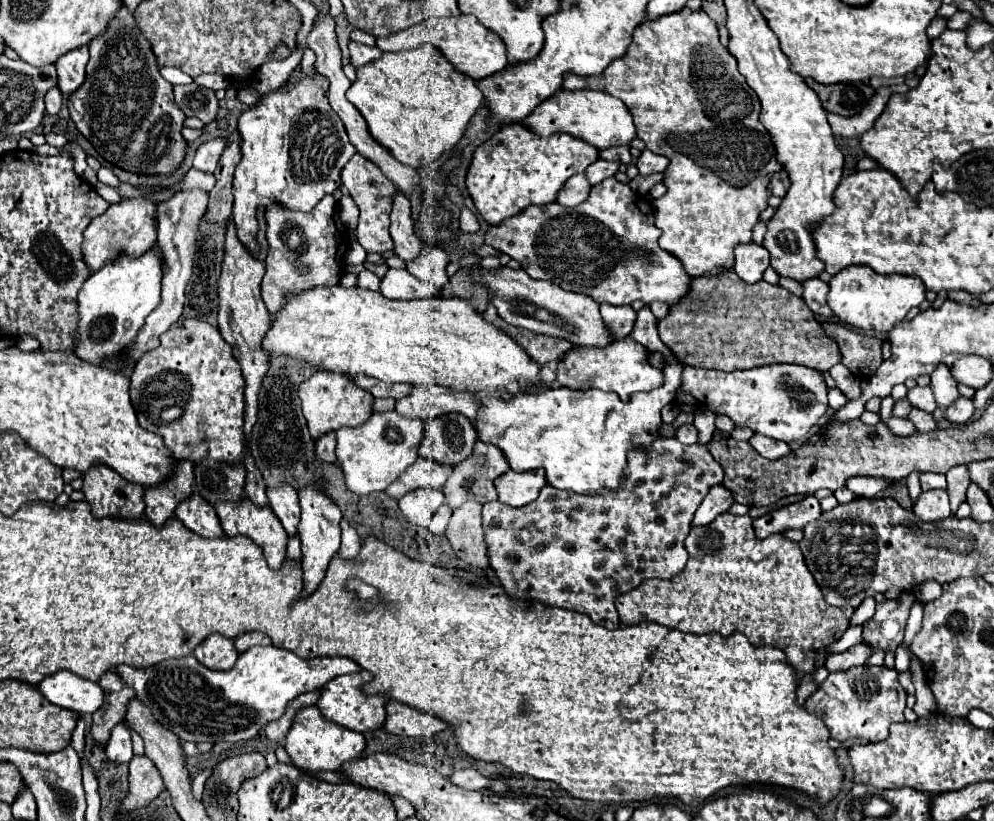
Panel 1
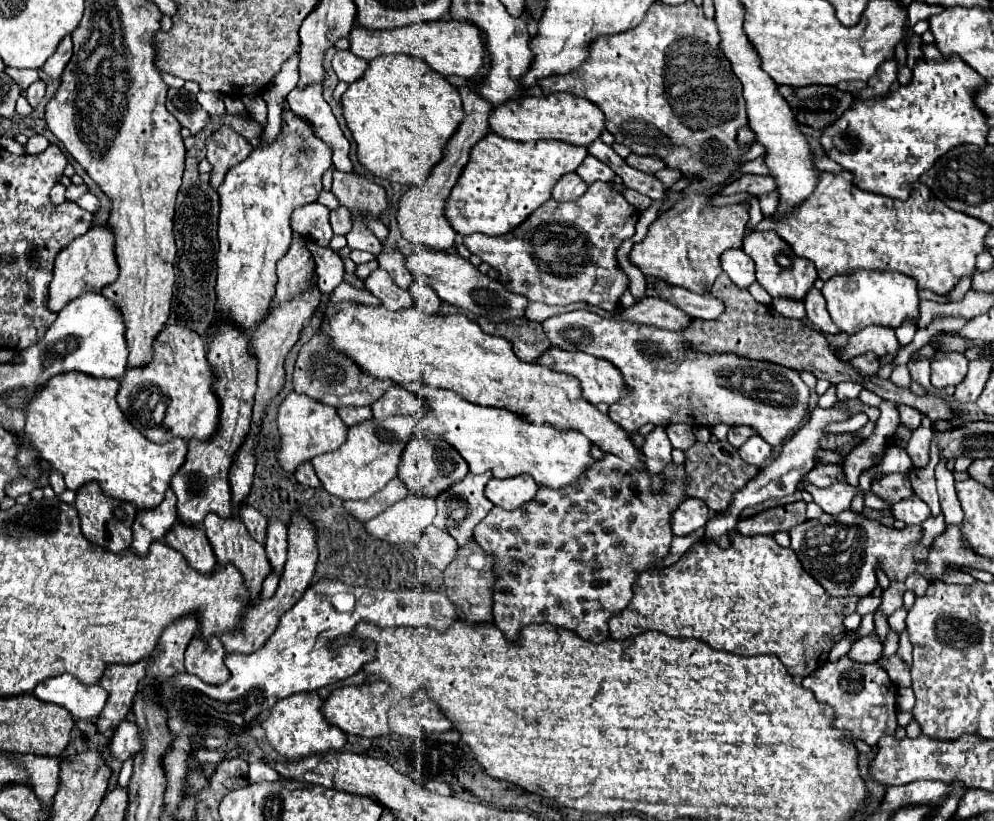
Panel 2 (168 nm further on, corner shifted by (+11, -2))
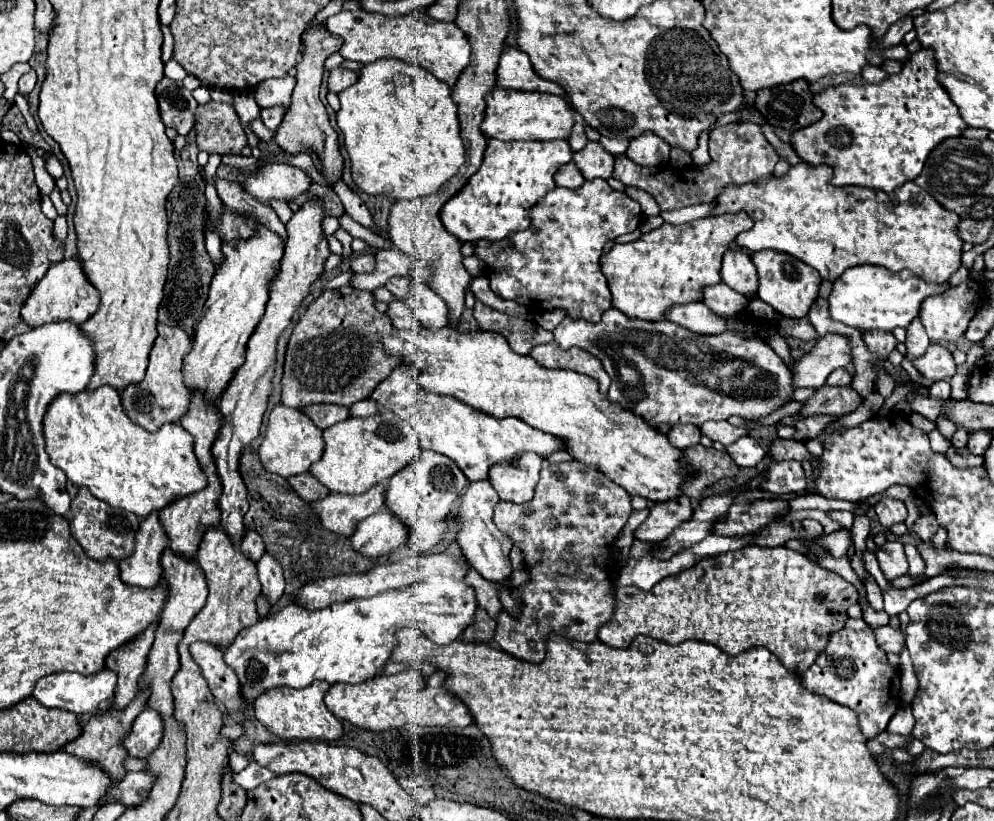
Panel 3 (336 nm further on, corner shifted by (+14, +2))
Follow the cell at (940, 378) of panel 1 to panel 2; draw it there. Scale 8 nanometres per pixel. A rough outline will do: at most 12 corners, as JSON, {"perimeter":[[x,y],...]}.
{"perimeter":[[927,357],[909,363],[911,379],[933,391],[931,365]]}

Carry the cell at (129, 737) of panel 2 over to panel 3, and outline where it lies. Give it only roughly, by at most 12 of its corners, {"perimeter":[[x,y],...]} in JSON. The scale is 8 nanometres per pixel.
{"perimeter":[[144,709],[124,747],[130,757],[148,759],[160,745],[164,721]]}

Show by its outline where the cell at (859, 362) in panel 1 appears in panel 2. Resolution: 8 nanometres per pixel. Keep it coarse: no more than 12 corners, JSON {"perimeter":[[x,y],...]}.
{"perimeter":[[861,353],[849,359],[861,375],[875,375],[881,367],[875,353]]}

